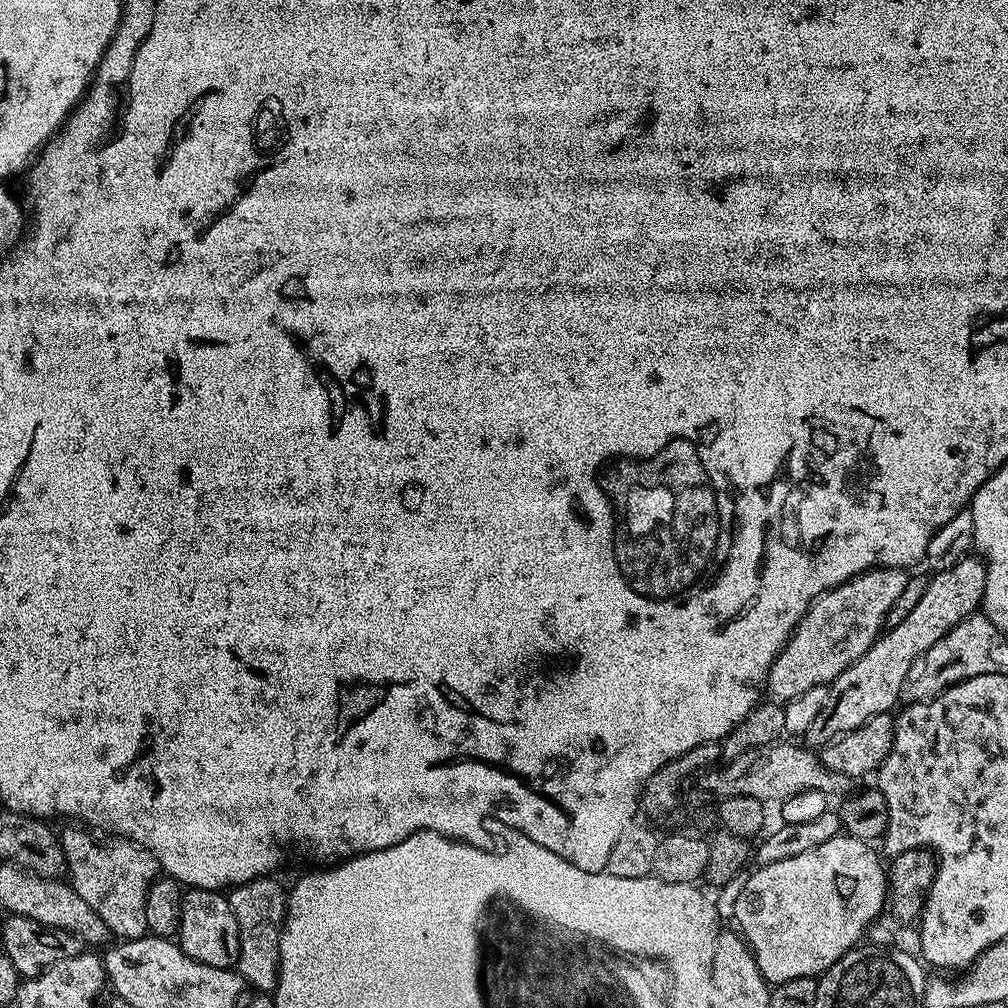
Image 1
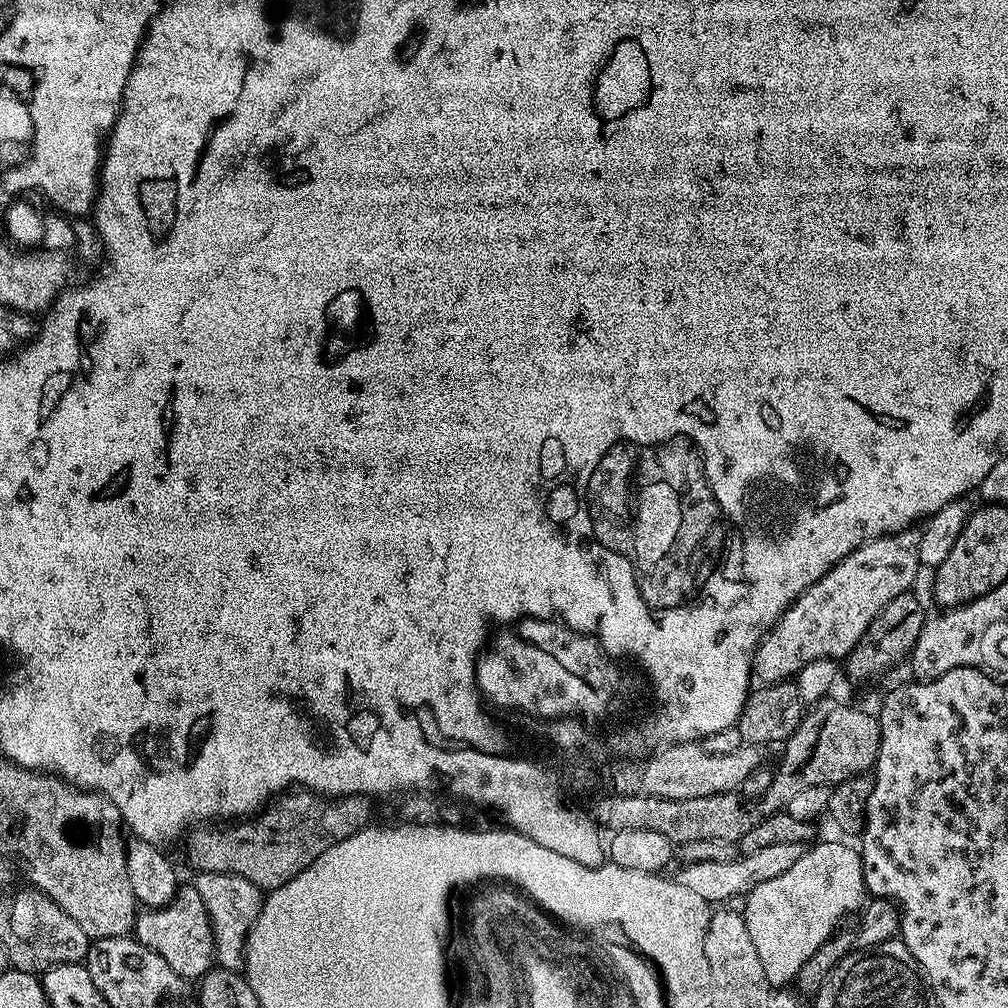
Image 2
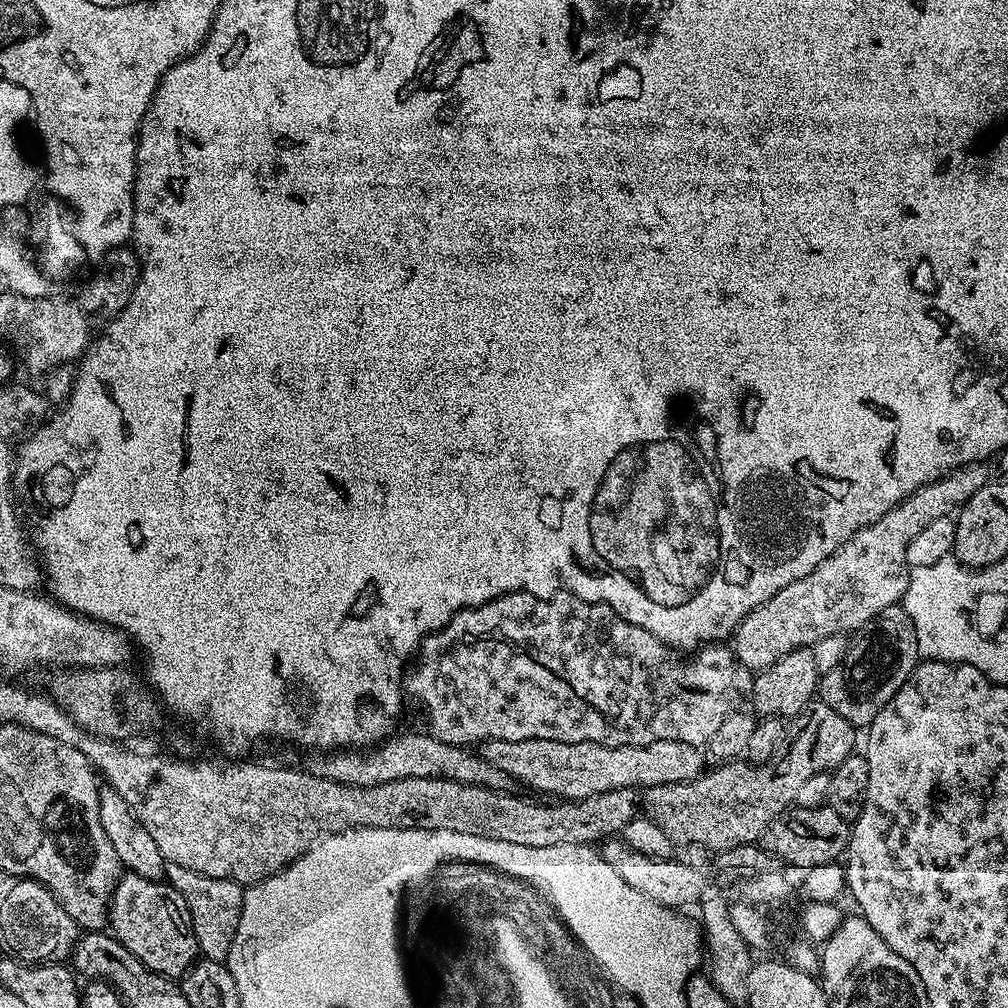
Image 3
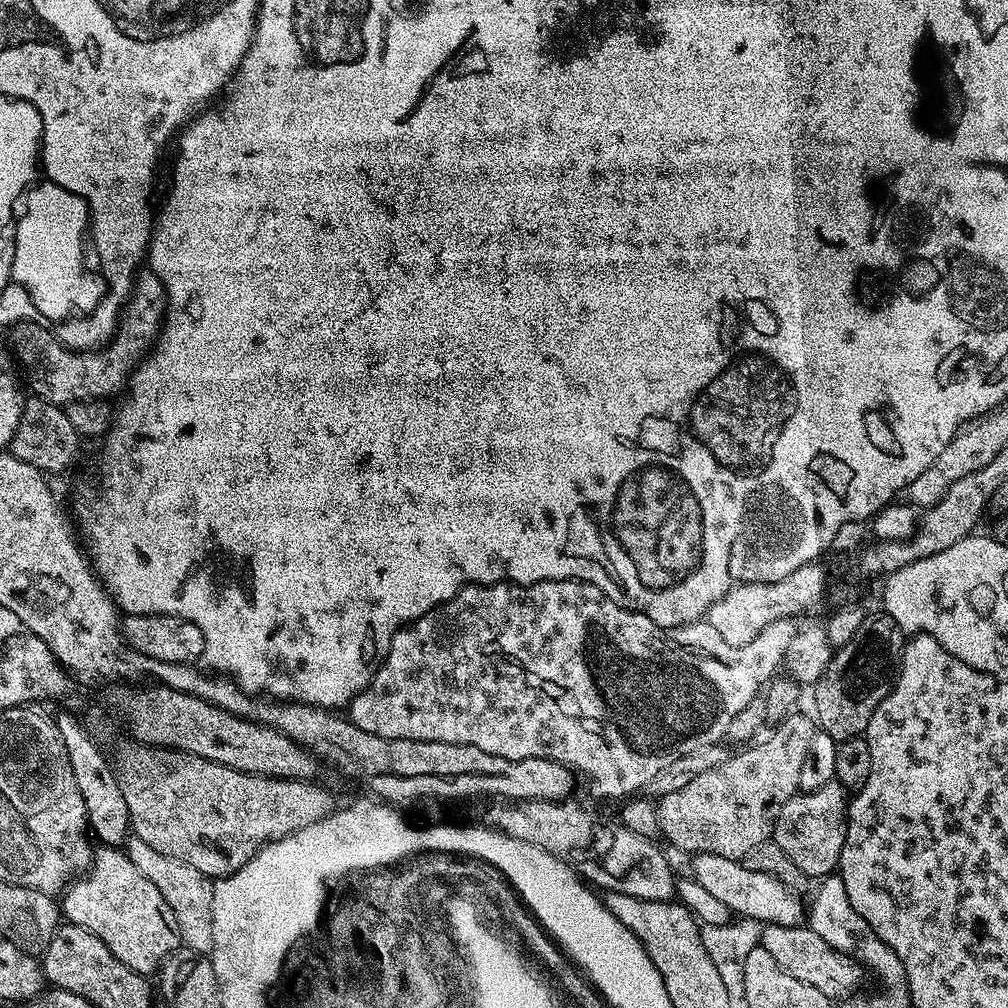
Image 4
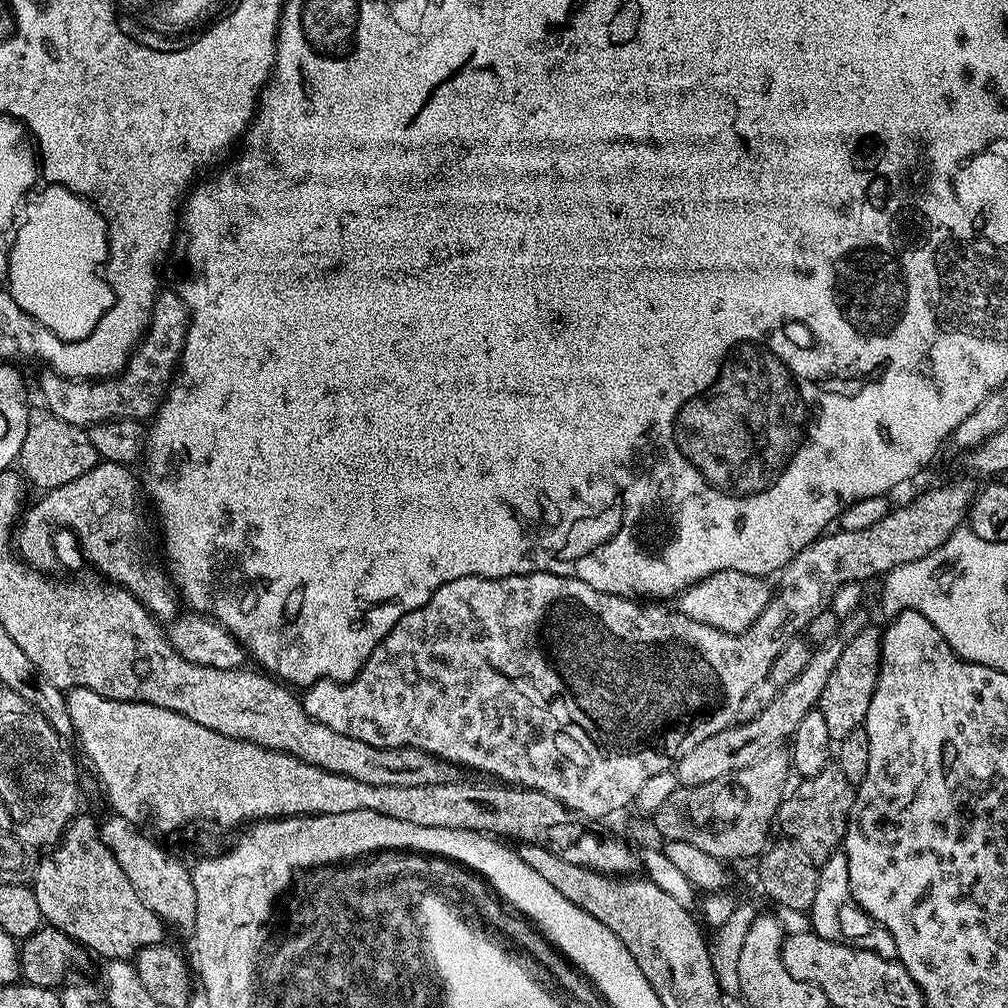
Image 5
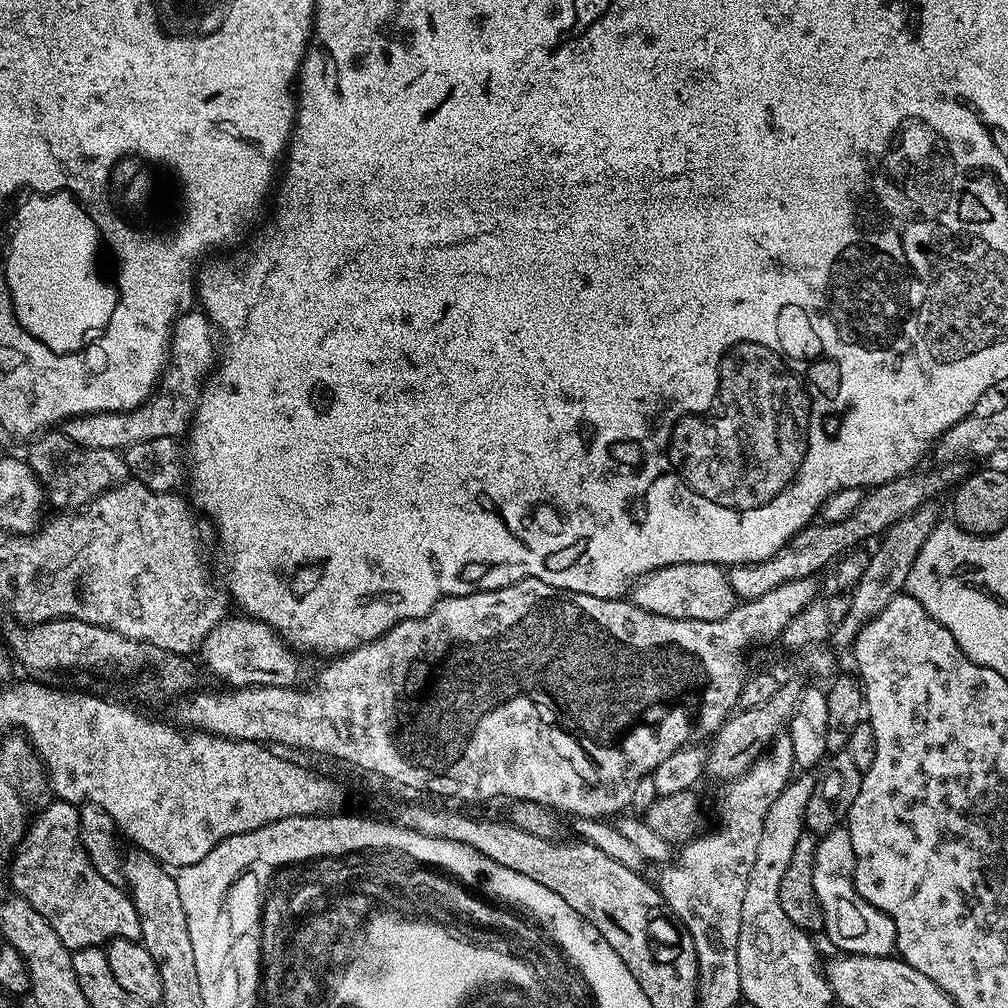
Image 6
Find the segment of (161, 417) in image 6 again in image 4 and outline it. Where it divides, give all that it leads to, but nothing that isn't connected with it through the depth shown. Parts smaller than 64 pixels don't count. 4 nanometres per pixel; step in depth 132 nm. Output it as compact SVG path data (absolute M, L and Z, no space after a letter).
M140 270L137 271L131 293L124 307L120 310L118 327L112 339L99 350L73 350L67 348L51 327L46 328L48 326L43 323L32 323L28 320L11 325L10 348L18 361L19 367L21 369L24 367L28 371L28 384L32 387L33 397L61 406L74 403L76 400L111 398L110 396L114 395L119 388L121 391L127 385L134 369L152 351L156 338L160 335L167 307L168 299L158 274L154 274L150 270Z

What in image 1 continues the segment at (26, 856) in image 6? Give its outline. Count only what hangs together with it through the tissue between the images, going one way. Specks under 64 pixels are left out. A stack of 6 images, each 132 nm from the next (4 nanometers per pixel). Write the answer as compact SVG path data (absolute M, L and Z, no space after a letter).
M188 888L180 904L180 949L190 958L206 966L232 968L240 953L238 918L230 910L230 902L223 891L211 888Z

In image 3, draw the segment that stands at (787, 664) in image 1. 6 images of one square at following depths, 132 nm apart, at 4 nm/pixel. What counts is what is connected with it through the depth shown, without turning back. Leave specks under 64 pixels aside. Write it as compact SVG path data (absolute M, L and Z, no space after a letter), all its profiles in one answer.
M987 463L967 464L946 473L942 478L914 490L898 506L894 506L882 518L878 518L870 526L858 530L847 542L830 558L826 558L806 578L798 578L798 582L790 582L774 598L767 600L765 604L759 604L754 611L743 619L732 635L732 649L741 668L747 668L755 674L769 668L778 658L790 654L799 648L811 648L822 638L831 636L843 636L858 631L866 622L870 622L882 610L892 605L899 605L904 598L904 591L908 585L908 573L910 571L906 558L907 546L914 541L914 536L919 534L930 522L937 521L943 516L951 517L963 506L982 486L990 483Z

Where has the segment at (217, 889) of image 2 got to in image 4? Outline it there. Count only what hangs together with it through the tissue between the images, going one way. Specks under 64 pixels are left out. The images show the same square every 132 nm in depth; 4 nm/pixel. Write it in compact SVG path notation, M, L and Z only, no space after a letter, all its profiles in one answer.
M132 836L127 841L126 851L130 862L158 886L162 898L174 910L174 919L178 921L181 945L192 954L208 954L214 942L214 918L212 917L213 881L202 870L194 870L194 866L186 866L186 862L178 862L178 858L170 858L166 854L158 854L151 846L146 846L142 838Z

